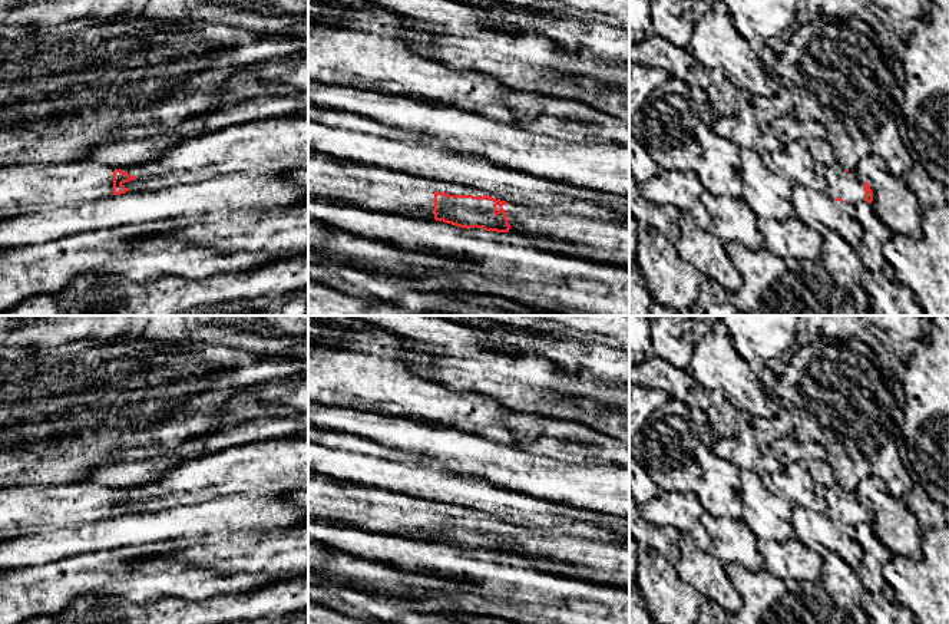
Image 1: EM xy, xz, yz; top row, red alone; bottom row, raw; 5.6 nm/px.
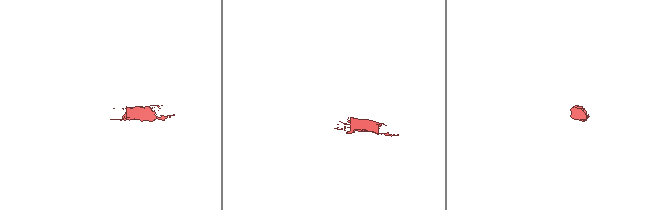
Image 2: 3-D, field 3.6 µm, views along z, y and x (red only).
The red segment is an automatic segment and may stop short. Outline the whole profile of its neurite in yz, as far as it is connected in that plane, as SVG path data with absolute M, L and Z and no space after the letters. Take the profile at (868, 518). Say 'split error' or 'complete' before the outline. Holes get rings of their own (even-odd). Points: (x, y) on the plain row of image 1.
split error; M816 483L816 492L827 502L824 514L834 522L844 522L856 526L860 522L873 522L873 514L854 492L846 492L839 485L826 488Z

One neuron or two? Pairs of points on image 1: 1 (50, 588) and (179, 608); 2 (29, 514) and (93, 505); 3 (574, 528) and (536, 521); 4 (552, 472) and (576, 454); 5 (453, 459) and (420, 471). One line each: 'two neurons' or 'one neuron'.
1: two neurons
2: one neuron
3: one neuron
4: two neurons
5: two neurons

